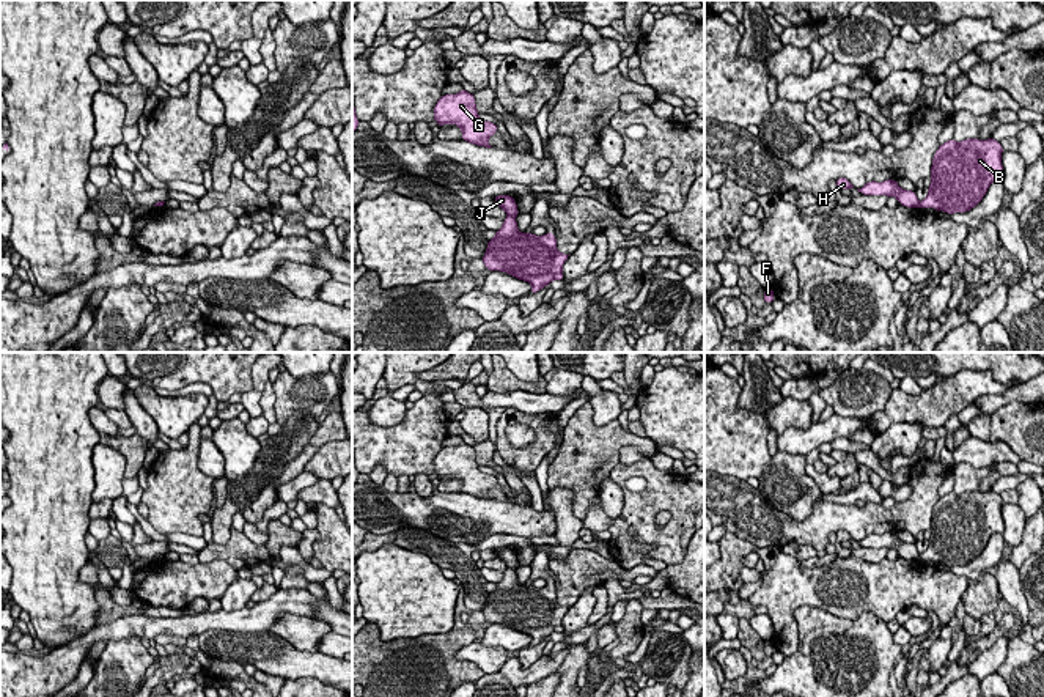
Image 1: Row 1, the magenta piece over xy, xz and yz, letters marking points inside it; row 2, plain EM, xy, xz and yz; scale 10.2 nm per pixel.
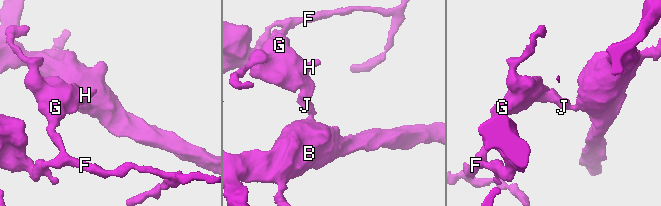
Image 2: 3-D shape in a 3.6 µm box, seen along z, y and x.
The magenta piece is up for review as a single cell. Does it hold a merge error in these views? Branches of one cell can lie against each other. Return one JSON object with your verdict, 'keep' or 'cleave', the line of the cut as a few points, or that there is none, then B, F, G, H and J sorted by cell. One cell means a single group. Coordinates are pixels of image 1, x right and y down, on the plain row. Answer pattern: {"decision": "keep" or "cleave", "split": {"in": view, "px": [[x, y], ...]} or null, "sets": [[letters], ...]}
{"decision": "cleave", "split": {"in": "xz", "px": [[508, 567], [514, 570]]}, "sets": [["B"], ["F", "G", "H", "J"]]}

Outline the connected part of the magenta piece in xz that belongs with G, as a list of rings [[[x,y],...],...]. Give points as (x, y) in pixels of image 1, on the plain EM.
[[[464,441],[456,447],[443,447],[434,458],[434,474],[443,477],[458,477],[462,492],[476,499],[492,500],[489,489],[498,481],[495,475],[484,474],[478,469],[475,448]]]

